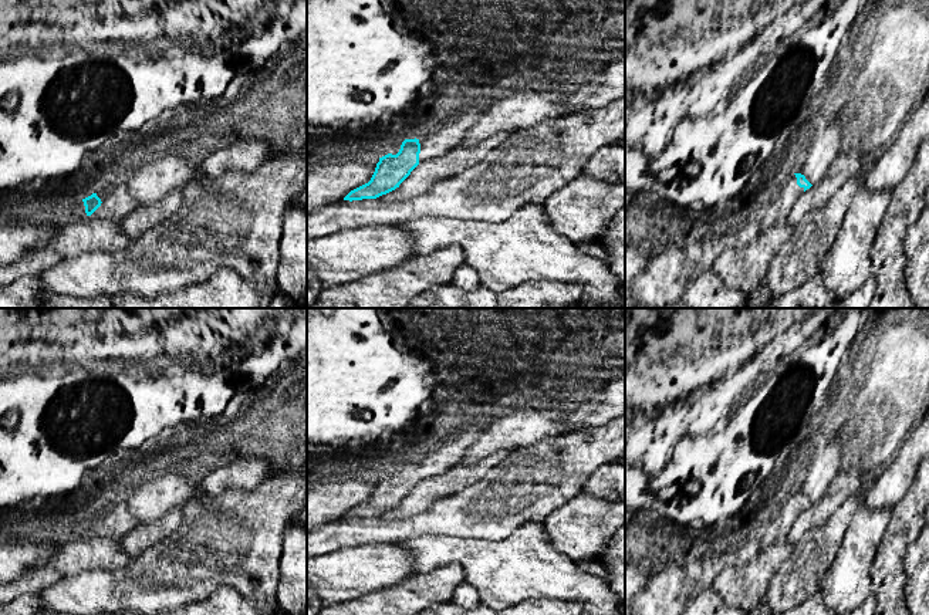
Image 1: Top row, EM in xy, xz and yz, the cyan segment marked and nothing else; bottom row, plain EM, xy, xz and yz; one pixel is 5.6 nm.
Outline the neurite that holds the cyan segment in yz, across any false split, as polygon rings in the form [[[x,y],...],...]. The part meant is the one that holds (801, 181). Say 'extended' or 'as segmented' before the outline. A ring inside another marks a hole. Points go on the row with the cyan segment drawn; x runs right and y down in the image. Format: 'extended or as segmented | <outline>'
extended | [[[786,173],[767,195],[761,210],[754,216],[760,230],[763,232],[774,223],[784,220],[800,195],[811,186],[804,175]]]

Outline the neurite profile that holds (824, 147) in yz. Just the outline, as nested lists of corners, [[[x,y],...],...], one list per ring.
[[[840,122],[821,124],[810,138],[808,148],[798,155],[793,173],[801,173],[814,186],[828,172],[841,151],[842,131]]]

